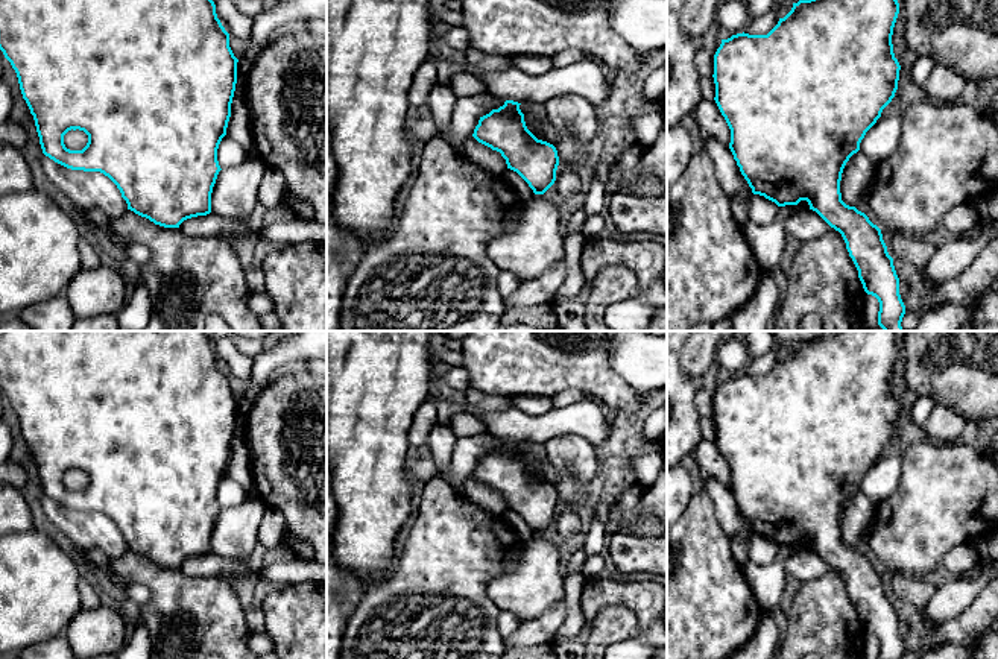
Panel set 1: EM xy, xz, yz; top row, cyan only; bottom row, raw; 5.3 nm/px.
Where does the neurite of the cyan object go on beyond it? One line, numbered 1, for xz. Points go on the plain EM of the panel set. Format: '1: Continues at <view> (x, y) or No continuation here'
1: No continuation here

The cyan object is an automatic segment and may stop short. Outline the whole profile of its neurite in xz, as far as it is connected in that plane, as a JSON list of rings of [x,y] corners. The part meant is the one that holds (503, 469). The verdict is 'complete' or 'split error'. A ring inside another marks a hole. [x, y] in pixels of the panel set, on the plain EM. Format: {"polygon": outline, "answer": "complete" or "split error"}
{"polygon": [[[506,440],[498,449],[480,457],[472,477],[500,492],[507,509],[516,512],[535,534],[544,534],[556,521],[557,490],[527,469],[520,445]]], "answer": "complete"}

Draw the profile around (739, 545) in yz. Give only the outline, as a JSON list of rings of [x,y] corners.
[[[735,538],[731,541],[731,550],[732,550],[732,554],[737,560],[737,563],[744,568],[750,559],[749,559],[749,539],[743,539],[743,538]]]

